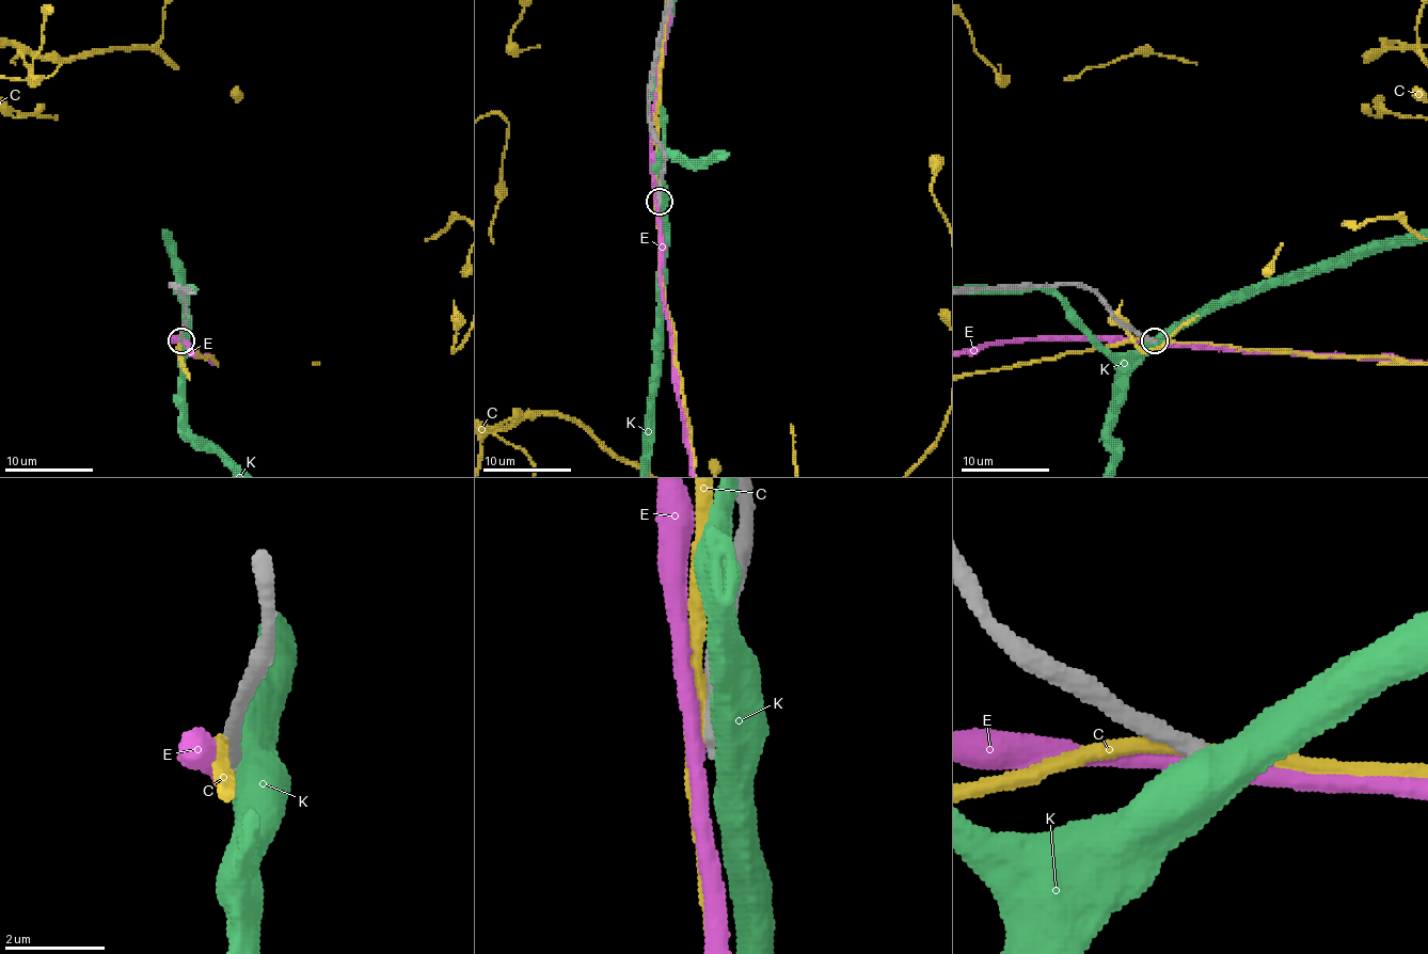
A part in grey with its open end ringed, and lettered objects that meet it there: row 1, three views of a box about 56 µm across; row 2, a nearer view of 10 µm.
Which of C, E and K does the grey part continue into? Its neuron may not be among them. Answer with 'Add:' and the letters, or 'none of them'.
Add: none of them

